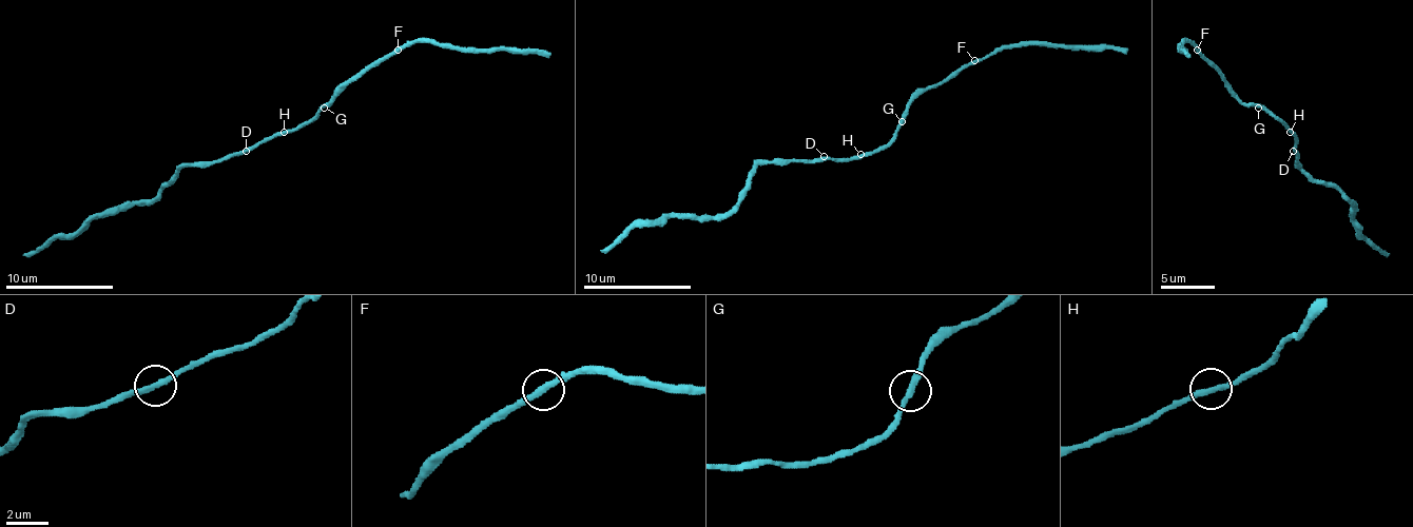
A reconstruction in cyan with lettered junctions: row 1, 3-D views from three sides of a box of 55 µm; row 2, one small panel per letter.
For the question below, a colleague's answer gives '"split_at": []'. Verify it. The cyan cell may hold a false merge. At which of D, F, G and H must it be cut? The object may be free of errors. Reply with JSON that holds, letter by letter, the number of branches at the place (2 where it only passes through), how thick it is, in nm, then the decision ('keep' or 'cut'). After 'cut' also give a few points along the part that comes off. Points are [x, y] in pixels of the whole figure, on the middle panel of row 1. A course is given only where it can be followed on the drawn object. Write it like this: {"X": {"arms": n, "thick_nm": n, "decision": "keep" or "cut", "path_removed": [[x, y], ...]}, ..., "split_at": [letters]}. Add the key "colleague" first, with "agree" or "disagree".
{"colleague": "agree", "D": {"arms": 2, "thick_nm": 280, "decision": "keep"}, "F": {"arms": 2, "thick_nm": 280, "decision": "keep"}, "G": {"arms": 2, "thick_nm": 280, "decision": "keep"}, "H": {"arms": 2, "thick_nm": 280, "decision": "keep"}, "split_at": []}

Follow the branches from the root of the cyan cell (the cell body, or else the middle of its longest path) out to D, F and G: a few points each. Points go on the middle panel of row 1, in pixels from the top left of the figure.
D: (864, 156), (848, 159), (824, 156)
F: (864, 156), (883, 149), (891, 140), (902, 124), (907, 105), (915, 97), (974, 59)
G: (864, 156), (883, 149), (902, 121)

